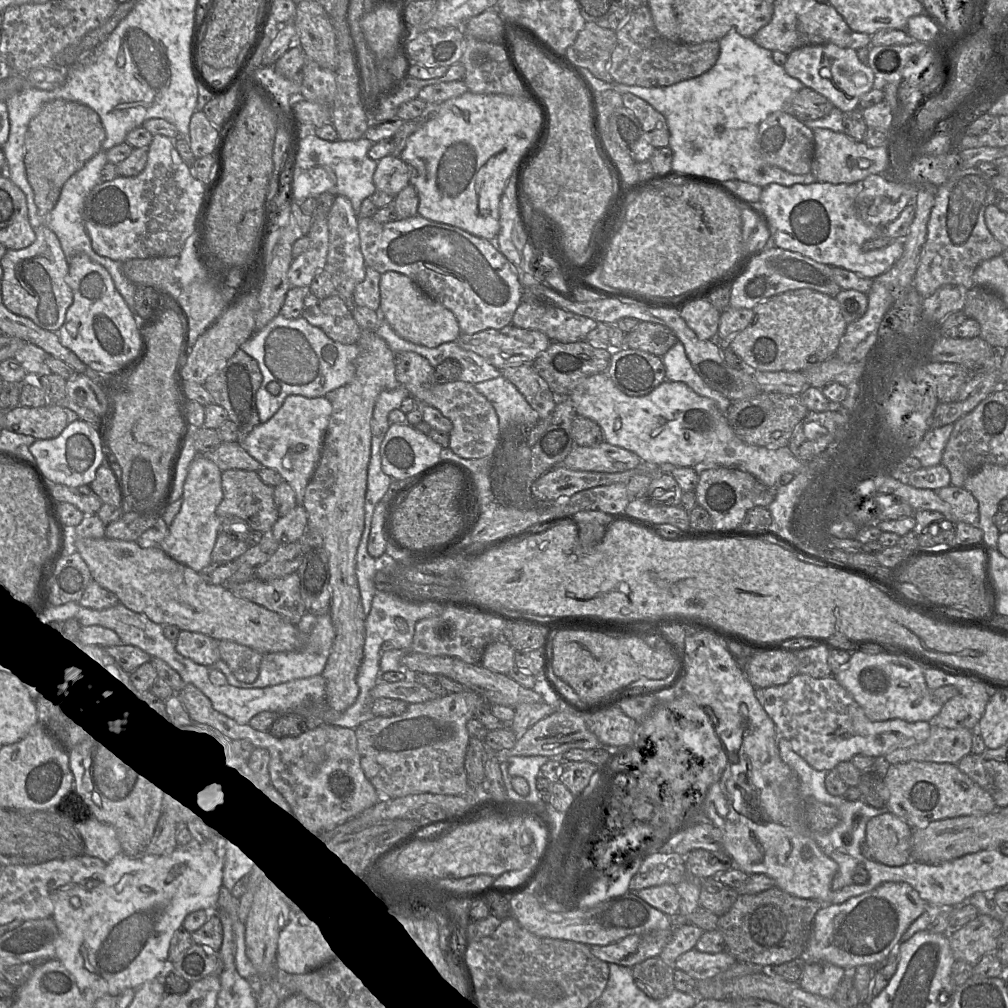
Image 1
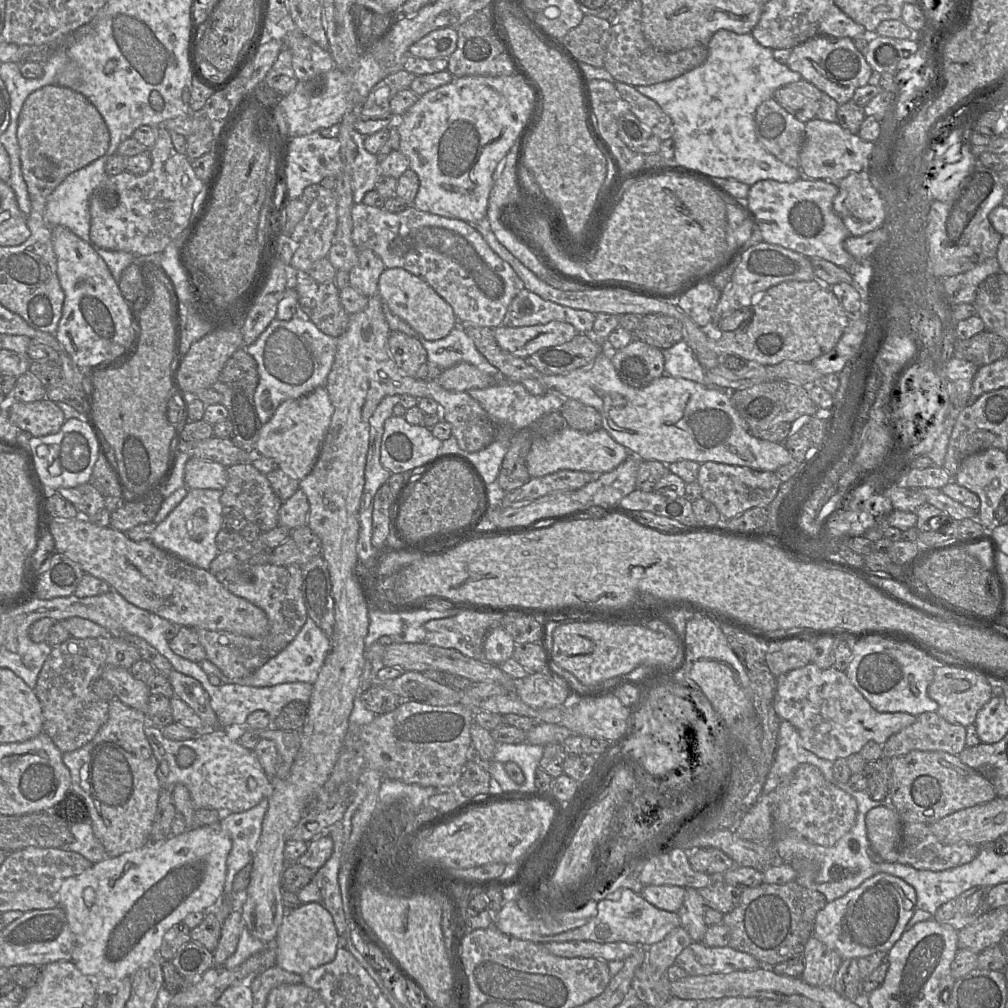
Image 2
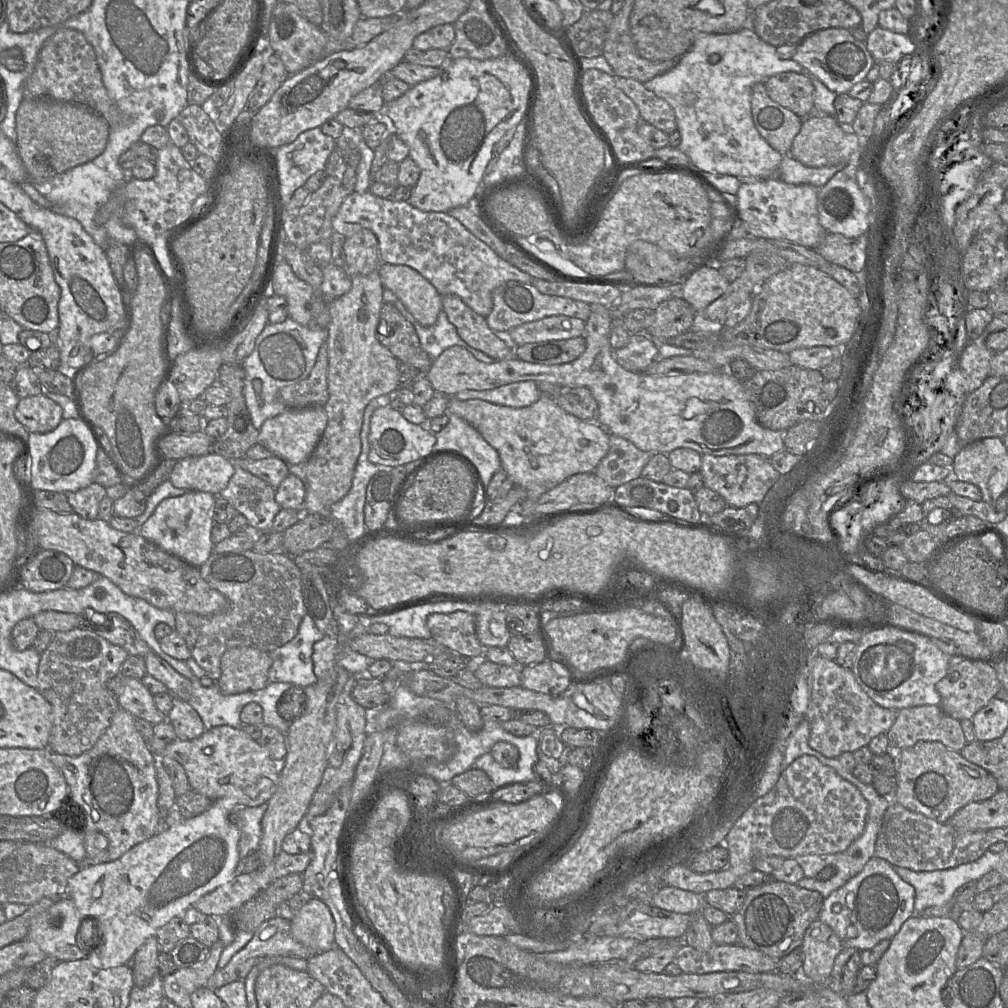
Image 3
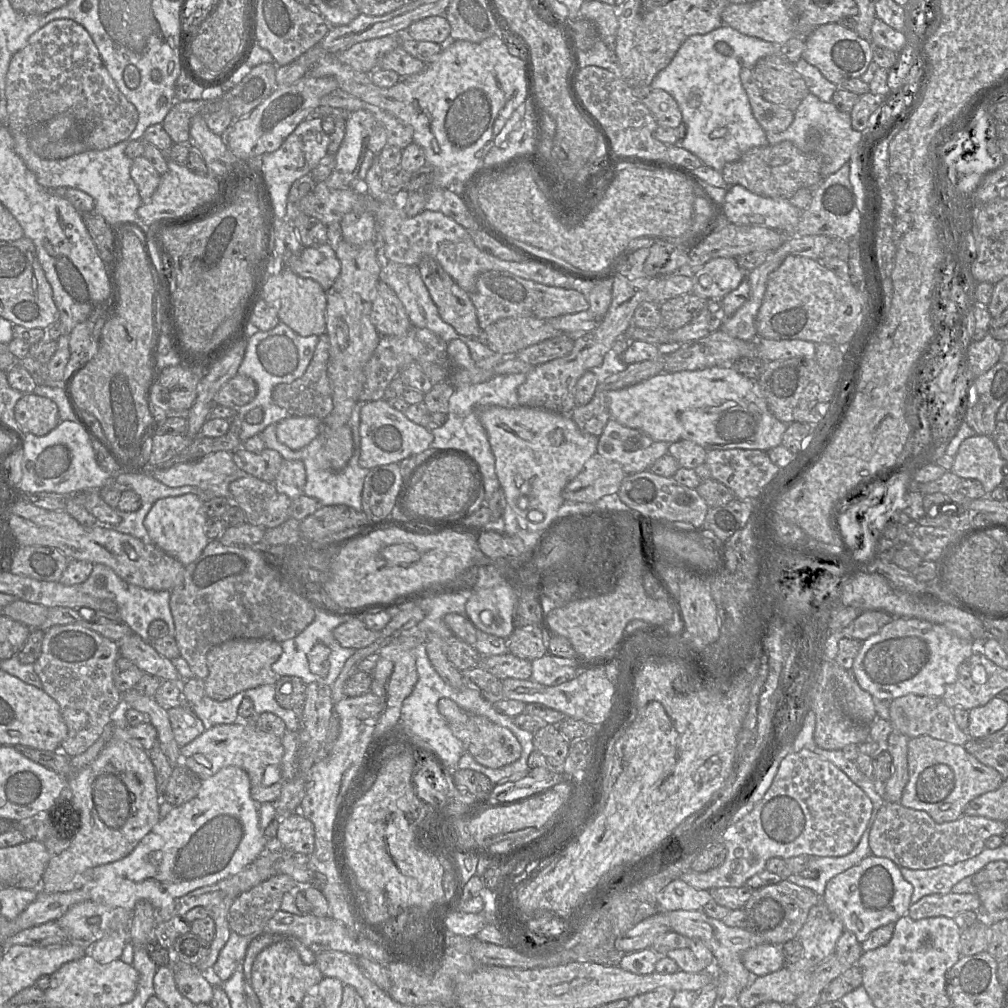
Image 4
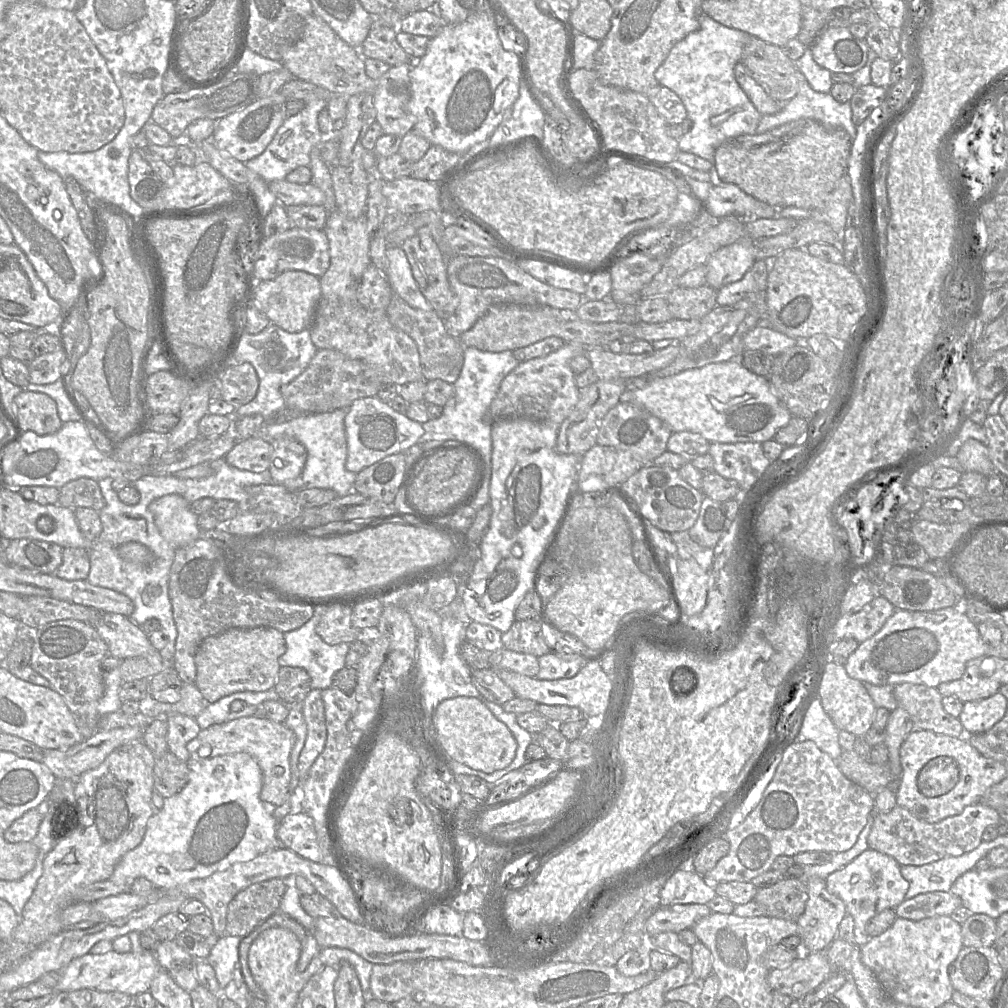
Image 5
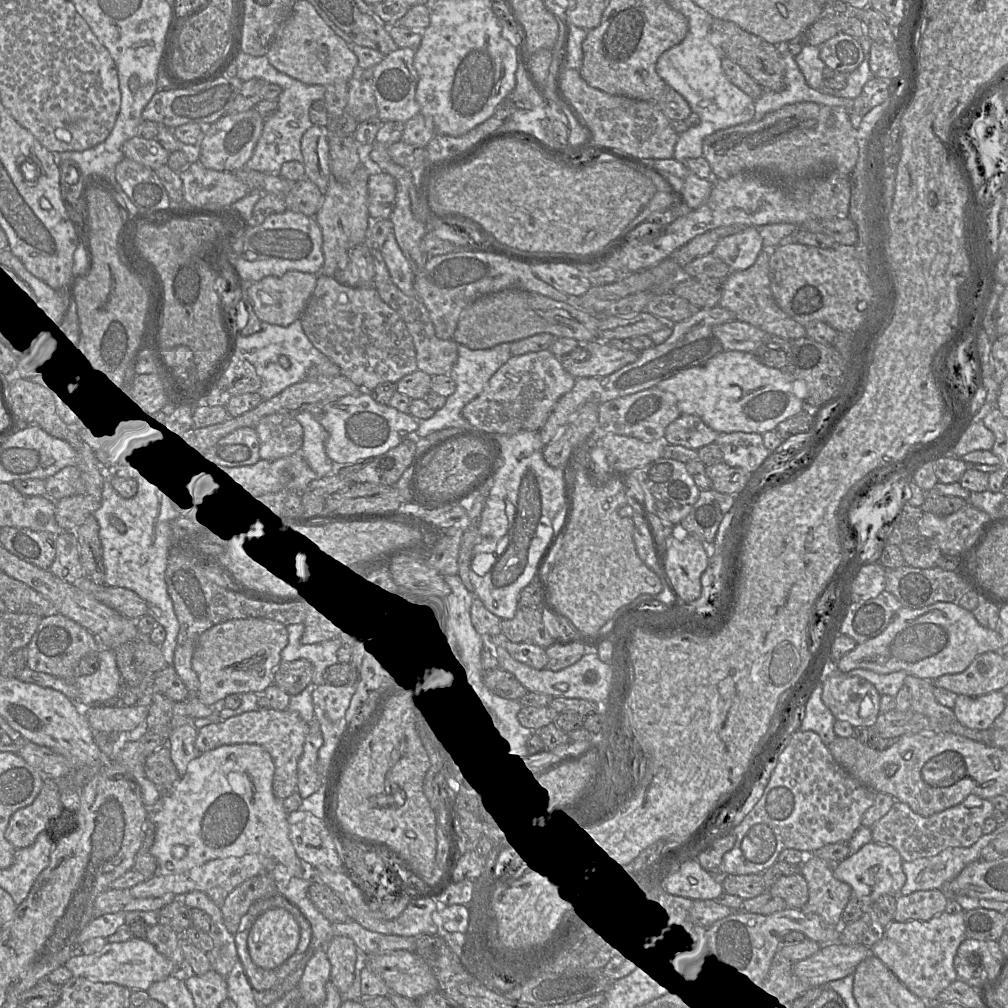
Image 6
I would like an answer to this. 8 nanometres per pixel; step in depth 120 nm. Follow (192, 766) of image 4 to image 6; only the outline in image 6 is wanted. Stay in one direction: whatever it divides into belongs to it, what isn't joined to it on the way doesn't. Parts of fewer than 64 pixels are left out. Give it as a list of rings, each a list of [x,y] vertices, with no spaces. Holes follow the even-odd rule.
[[[258,708],[223,720],[216,720],[199,728],[194,745],[199,753],[229,744],[261,745],[268,751],[274,763],[273,793],[279,799],[284,800],[296,791],[298,760],[302,754],[309,728],[309,724],[304,722],[297,713],[288,709]]]

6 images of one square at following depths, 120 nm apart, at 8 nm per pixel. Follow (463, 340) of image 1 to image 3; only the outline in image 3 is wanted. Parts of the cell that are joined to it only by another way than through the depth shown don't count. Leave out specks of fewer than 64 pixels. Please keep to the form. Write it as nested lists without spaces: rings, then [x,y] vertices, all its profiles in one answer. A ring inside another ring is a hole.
[[[565,315],[545,317],[509,330],[505,338],[517,346],[551,340],[564,340],[584,334],[586,322]]]

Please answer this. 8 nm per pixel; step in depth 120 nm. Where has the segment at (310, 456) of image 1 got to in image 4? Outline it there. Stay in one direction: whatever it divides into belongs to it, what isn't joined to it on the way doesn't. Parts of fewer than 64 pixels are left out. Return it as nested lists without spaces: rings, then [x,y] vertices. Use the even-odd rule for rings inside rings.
[[[289,416],[276,424],[277,438],[291,450],[300,450],[318,436],[322,421],[312,416]]]

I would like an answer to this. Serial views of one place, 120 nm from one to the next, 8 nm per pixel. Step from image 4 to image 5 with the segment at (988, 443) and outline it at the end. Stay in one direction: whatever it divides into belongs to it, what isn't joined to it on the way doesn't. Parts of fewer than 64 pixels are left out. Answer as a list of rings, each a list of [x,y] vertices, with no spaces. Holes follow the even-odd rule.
[[[975,438],[967,439],[956,455],[963,471],[978,472],[987,477],[997,473],[989,456],[988,447]]]

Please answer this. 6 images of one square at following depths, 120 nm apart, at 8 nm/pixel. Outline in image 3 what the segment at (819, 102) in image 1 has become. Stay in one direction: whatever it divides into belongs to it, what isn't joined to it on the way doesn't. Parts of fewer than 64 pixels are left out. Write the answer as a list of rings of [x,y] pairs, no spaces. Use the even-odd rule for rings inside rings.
[[[782,72],[764,82],[769,97],[801,119],[814,107],[815,88],[808,73]]]

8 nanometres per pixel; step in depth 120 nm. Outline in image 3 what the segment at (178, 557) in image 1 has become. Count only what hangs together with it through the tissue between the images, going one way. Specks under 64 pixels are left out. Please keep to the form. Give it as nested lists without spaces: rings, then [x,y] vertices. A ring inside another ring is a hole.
[[[188,491],[182,496],[166,498],[142,525],[140,535],[165,552],[200,568],[212,555],[215,546],[211,540],[215,499],[215,495],[201,491]]]

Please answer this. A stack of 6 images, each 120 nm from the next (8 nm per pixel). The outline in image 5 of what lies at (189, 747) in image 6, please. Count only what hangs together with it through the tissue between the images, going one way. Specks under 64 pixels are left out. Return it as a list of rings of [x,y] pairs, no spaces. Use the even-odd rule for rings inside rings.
[[[173,713],[167,716],[167,724],[168,751],[183,762],[189,761],[190,755],[186,745],[201,730],[195,717]]]

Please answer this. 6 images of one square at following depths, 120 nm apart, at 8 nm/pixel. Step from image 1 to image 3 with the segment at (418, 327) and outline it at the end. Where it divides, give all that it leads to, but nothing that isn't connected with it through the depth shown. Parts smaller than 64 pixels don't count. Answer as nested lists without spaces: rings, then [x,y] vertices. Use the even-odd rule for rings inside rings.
[[[381,263],[378,272],[384,288],[391,290],[421,325],[436,323],[443,303],[431,282],[406,265]]]

